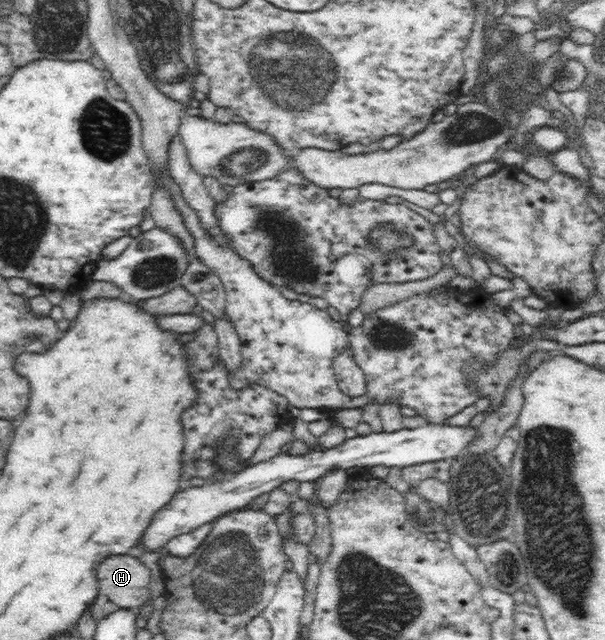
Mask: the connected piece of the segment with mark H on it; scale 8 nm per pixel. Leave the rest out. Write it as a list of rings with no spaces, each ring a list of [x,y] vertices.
[[[126,555],[108,557],[100,563],[99,594],[126,610],[137,610],[150,601],[150,569],[139,558]]]

